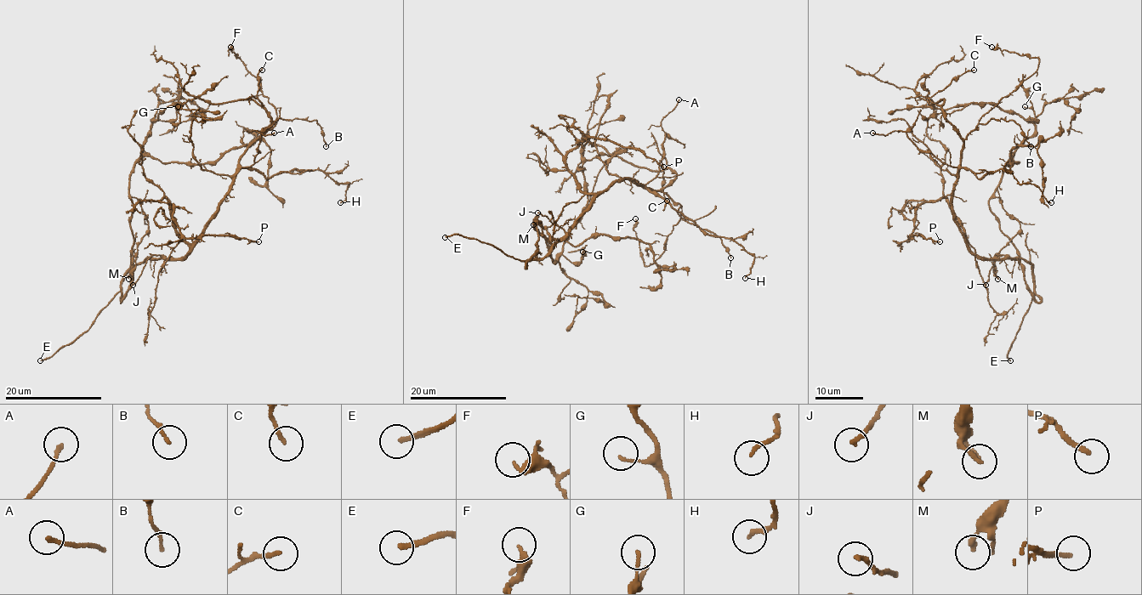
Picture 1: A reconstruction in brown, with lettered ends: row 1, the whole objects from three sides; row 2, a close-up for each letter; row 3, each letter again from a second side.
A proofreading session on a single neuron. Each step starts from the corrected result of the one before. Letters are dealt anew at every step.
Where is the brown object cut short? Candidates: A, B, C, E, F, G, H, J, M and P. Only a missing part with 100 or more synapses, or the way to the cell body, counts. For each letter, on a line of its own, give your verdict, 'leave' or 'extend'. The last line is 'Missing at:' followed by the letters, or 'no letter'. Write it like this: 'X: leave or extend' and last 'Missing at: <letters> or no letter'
A: leave
B: leave
C: leave
E: extend
F: leave
G: leave
H: leave
J: leave
M: leave
P: leave
Missing at: E

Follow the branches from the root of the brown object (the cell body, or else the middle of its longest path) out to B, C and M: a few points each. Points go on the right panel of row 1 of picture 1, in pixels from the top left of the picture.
B: (1028, 263), (979, 257), (956, 222), (952, 194), (963, 139), (979, 124), (991, 118), (1014, 121), (1031, 146)
C: (1028, 263), (1019, 257), (979, 257), (952, 211), (963, 138), (929, 99), (974, 70)
M: (1028, 263), (1033, 294), (1019, 252), (1000, 229), (991, 199), (997, 198), (1019, 223), (996, 257), (997, 279)

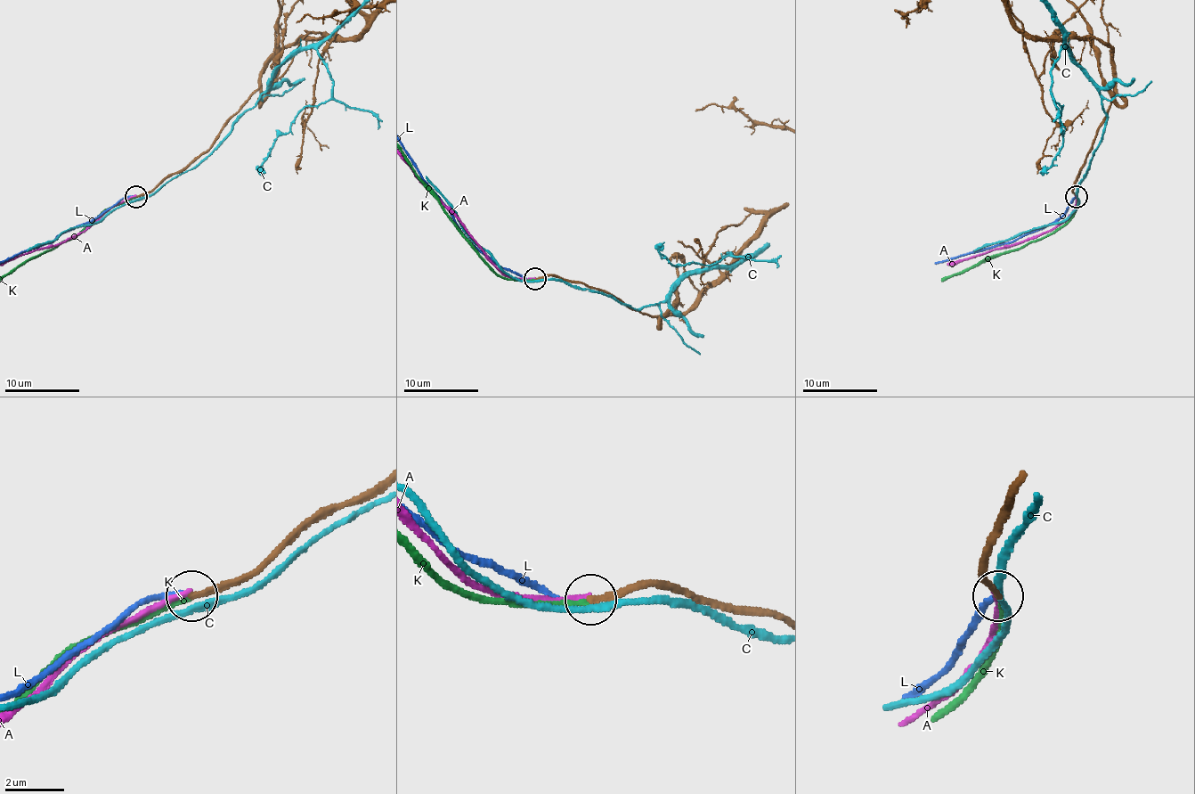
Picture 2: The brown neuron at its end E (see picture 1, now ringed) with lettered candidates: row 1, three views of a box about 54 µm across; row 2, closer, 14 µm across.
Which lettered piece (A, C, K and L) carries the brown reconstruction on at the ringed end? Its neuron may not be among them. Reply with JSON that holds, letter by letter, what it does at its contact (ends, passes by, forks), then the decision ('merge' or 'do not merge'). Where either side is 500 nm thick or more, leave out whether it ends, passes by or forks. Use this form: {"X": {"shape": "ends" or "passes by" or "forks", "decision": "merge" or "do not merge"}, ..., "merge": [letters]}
{"A": {"shape": "ends", "decision": "do not merge"}, "C": {"shape": "passes by", "decision": "do not merge"}, "K": {"shape": "ends", "decision": "merge"}, "L": {"shape": "ends", "decision": "do not merge"}, "merge": ["K"]}

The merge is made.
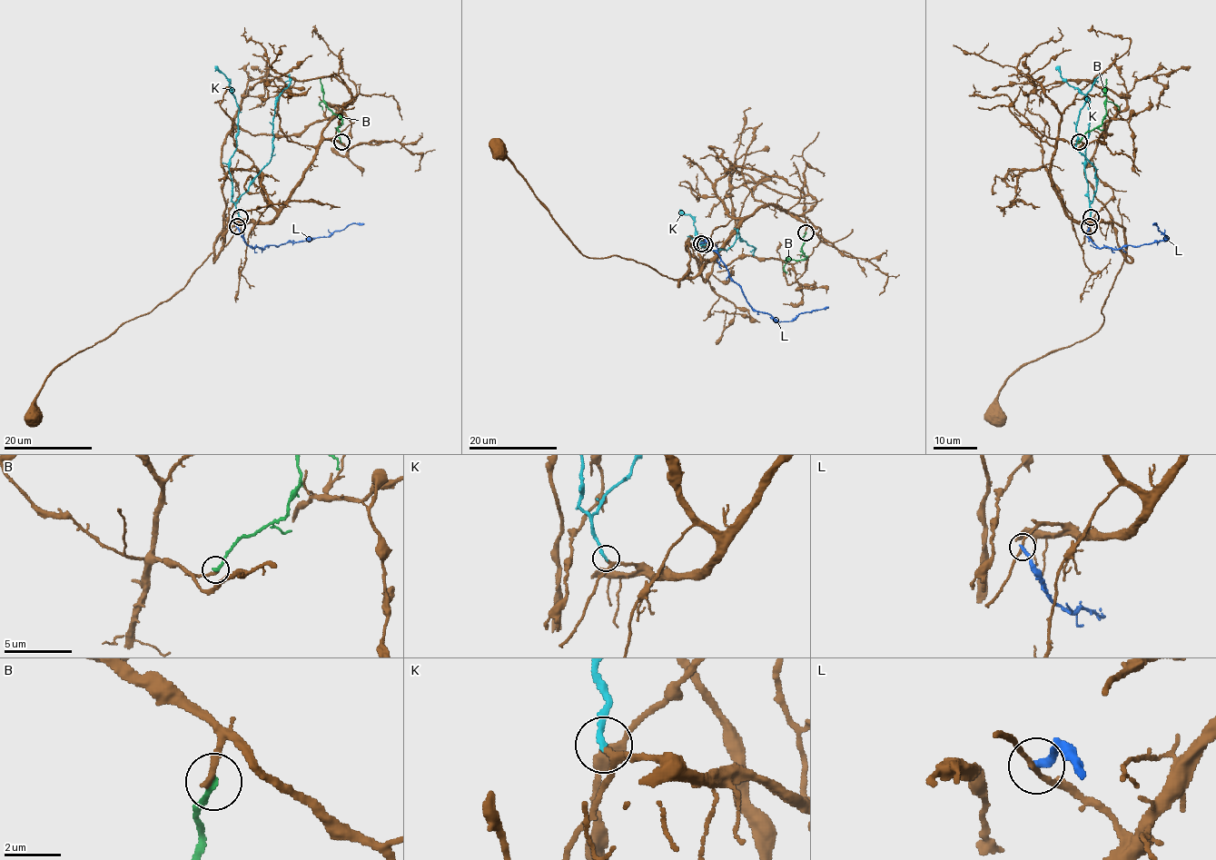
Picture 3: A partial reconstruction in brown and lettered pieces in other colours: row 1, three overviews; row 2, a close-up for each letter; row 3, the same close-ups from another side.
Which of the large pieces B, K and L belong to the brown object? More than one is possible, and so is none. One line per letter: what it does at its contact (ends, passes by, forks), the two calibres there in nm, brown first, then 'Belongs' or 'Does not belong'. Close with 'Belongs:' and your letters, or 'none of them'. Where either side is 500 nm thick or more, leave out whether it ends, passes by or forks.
B: It ends there. Thickness 240 nm (brown) against 240 nm. Does not belong
K: It ends there. Thickness 200 nm (brown) against 200 nm. Belongs
L: It ends there. Thickness 170 nm (brown) against 280 nm. Does not belong
Belongs: K

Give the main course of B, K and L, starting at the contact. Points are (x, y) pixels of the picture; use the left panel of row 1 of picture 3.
B: (341, 143), (338, 128), (341, 119), (323, 99), (321, 78)
K: (241, 217), (236, 203), (270, 159), (277, 97), (290, 82), (290, 74)
L: (237, 226), (242, 237), (252, 247), (263, 248), (330, 236), (353, 222), (364, 224)

